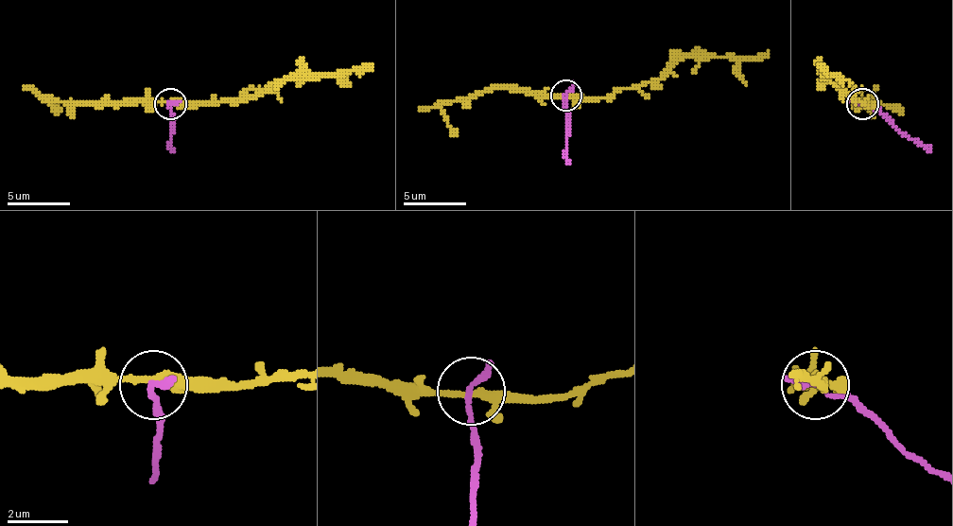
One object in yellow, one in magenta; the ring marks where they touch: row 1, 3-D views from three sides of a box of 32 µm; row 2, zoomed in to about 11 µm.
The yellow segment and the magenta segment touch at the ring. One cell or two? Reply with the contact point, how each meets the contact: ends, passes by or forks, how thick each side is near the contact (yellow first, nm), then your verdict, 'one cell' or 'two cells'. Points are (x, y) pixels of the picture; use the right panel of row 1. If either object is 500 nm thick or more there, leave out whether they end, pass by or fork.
at (862, 104); yellow forks there; magenta ends there; 220 nm thick on the yellow side, 280 nm on the other; two cells

